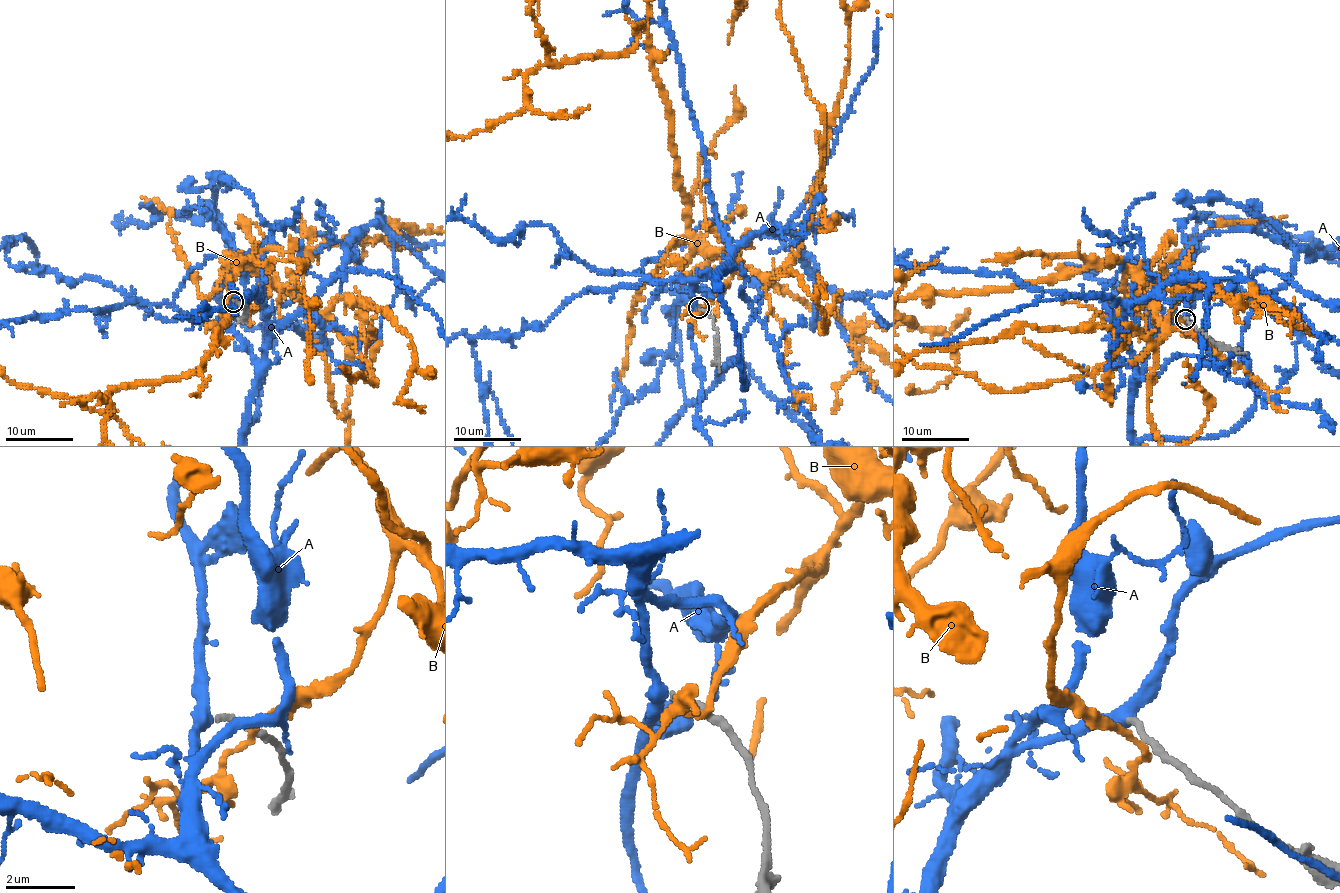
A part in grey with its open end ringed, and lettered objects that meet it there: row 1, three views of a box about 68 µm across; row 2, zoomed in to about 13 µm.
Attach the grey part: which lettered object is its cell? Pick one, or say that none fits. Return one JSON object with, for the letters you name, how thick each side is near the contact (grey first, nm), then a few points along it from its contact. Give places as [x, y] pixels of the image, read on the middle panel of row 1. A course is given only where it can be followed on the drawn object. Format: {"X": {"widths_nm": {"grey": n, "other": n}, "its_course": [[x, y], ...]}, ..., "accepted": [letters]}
{"A": {"widths_nm": {"grey": 180, "other": 380}}, "accepted": ["A"]}

